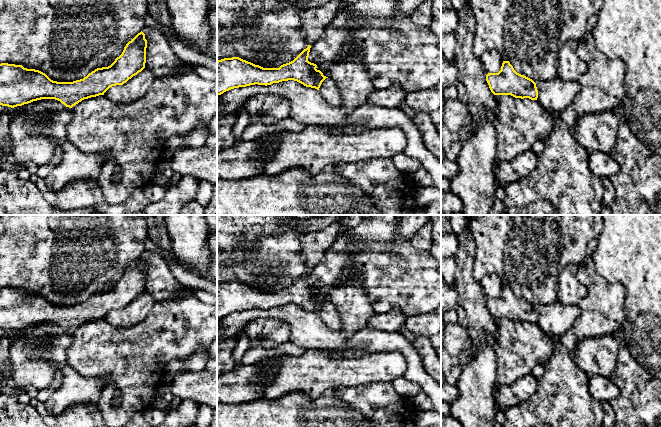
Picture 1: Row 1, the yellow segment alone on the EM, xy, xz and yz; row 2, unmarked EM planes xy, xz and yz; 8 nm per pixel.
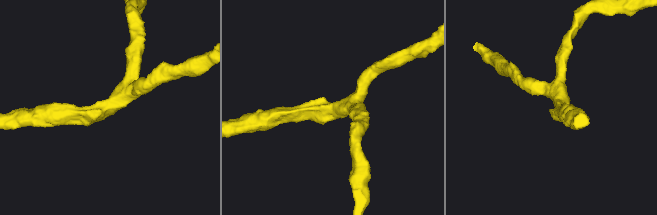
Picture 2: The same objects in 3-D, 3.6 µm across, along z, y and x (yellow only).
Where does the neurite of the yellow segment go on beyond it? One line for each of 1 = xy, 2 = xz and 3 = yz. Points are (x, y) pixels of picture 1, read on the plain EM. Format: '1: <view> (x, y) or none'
1: none
2: none
3: none

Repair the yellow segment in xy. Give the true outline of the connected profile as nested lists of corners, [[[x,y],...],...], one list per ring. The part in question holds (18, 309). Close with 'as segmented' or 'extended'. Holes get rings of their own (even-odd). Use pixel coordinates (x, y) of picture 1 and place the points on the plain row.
[[[141,255],[129,265],[122,278],[108,291],[97,292],[86,301],[73,306],[57,306],[45,297],[27,293],[22,289],[0,288],[0,329],[11,332],[22,330],[41,323],[55,323],[72,332],[84,323],[104,319],[112,310],[123,309],[145,292],[147,264]]] | as segmented

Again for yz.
[[[503,285],[498,297],[488,297],[486,305],[494,319],[511,319],[515,322],[537,324],[536,307],[517,297],[509,285]]] | as segmented

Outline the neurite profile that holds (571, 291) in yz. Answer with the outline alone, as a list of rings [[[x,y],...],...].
[[[571,264],[558,275],[557,301],[564,305],[577,305],[588,294],[587,288],[578,280],[579,265]]]

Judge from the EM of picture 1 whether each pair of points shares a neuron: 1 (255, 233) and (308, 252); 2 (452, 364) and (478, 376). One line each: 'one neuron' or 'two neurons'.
1: two neurons
2: two neurons

